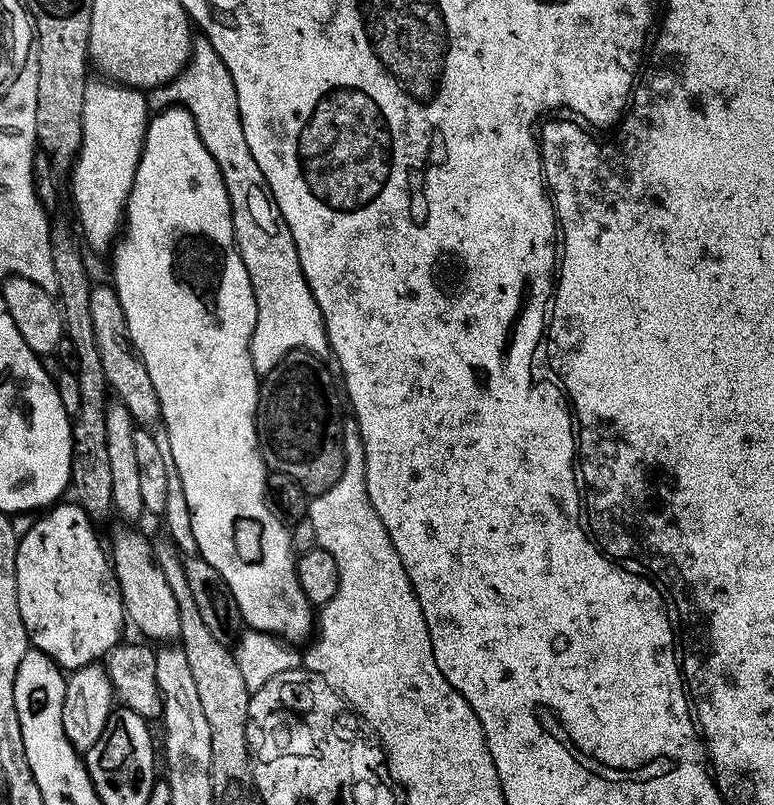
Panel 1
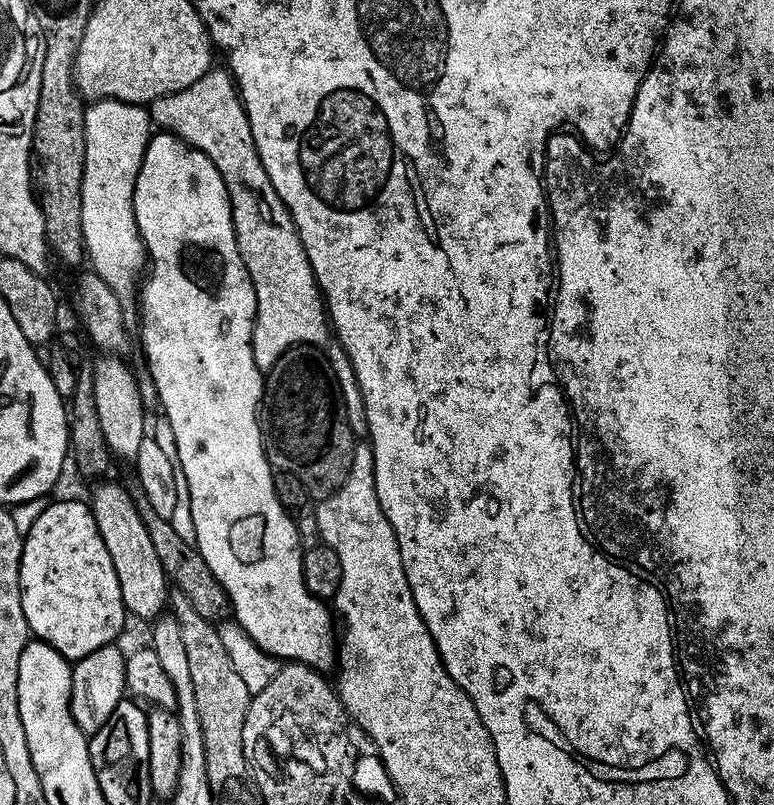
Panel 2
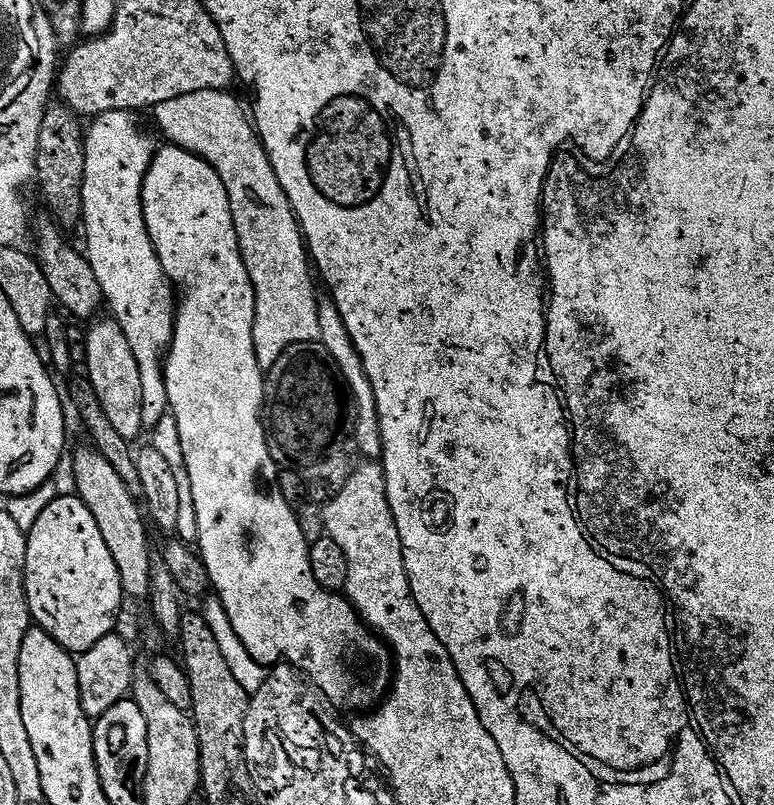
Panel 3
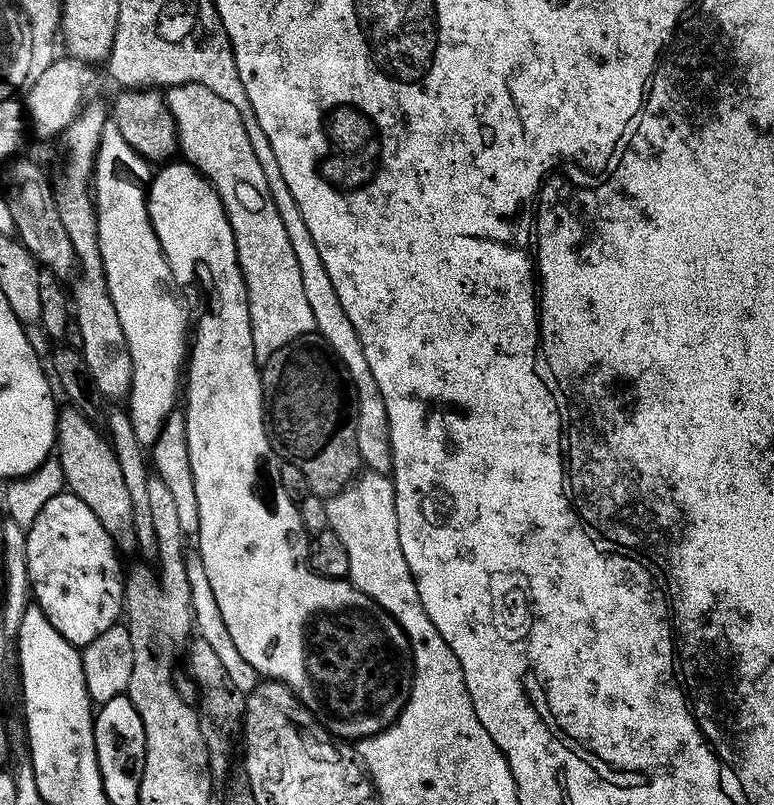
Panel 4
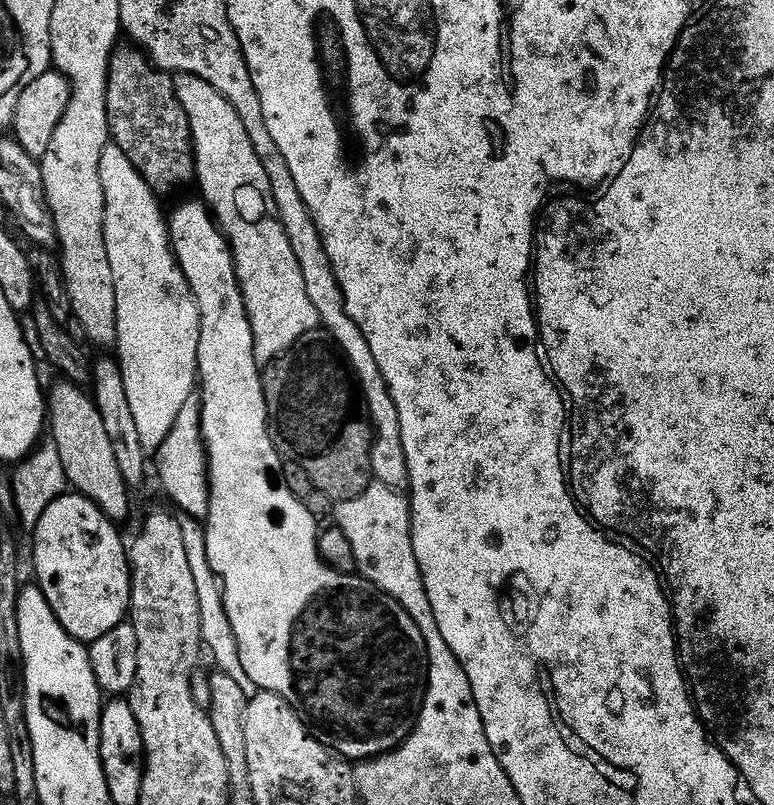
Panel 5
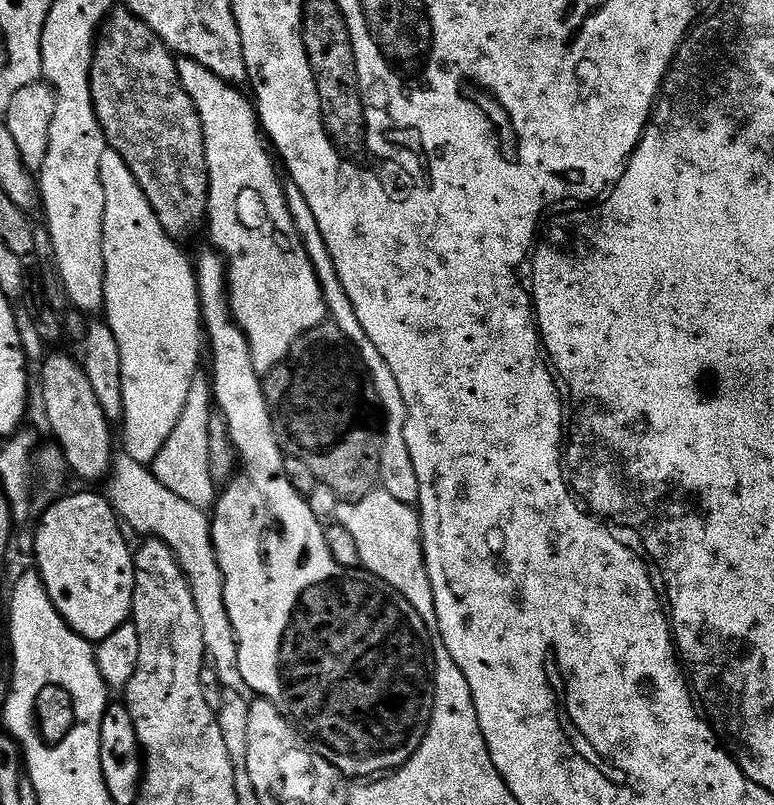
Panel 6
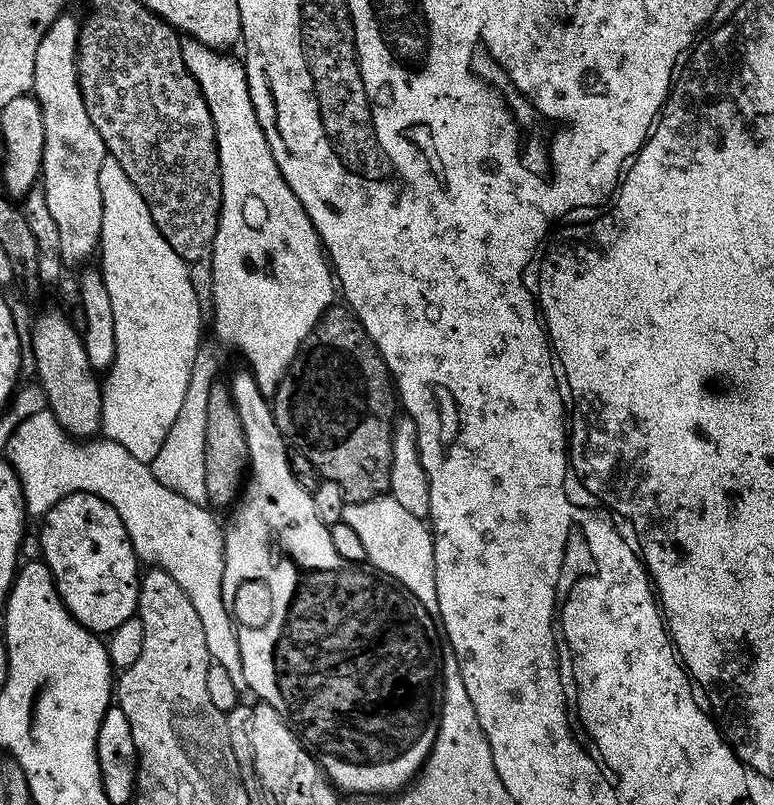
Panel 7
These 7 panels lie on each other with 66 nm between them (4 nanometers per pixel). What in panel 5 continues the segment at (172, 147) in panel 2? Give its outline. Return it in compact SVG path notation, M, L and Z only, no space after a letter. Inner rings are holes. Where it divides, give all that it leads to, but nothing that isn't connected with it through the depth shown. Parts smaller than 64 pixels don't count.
M199 199L188 200L180 204L166 216L168 225L168 238L176 261L184 271L184 277L192 288L192 295L196 298L196 305L200 311L200 333L198 334L198 350L196 351L196 371L198 373L198 393L200 395L200 433L203 436L204 450L207 459L208 486L208 514L203 521L205 536L206 558L213 571L219 577L223 589L226 618L233 627L233 636L237 642L238 657L241 658L242 668L246 670L247 677L257 684L260 690L276 692L287 704L292 705L305 721L310 725L311 731L319 736L321 741L335 755L344 757L349 762L359 762L373 756L381 756L383 752L391 752L397 748L412 732L416 724L416 716L424 701L424 685L428 675L428 655L426 642L422 638L422 630L406 614L406 610L394 598L390 598L381 588L375 588L370 581L356 572L339 572L329 564L324 564L318 554L316 533L318 521L310 514L307 503L300 500L280 481L280 464L282 457L276 451L272 440L268 436L268 415L264 409L264 391L260 389L260 372L256 362L256 355L252 349L252 331L248 315L244 309L244 299L240 293L240 283L236 281L236 267L232 261L232 249L228 247L228 240L220 231L211 211Z

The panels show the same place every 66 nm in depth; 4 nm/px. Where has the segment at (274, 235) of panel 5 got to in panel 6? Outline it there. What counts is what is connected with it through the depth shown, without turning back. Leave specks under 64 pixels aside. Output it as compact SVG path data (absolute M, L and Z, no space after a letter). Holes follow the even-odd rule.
M180 58L177 59L176 69L202 122L208 167L206 232L208 228L208 236L213 244L211 247L222 257L226 269L228 311L232 313L232 319L248 340L248 353L254 370L258 374L267 374L288 353L292 343L303 332L325 319L326 309L318 278L314 274L314 266L310 266L310 258L306 258L306 250L300 244L296 227L290 218L290 210L284 197L284 185L281 177L276 177L276 172L272 169L273 157L258 127L258 117L253 105L249 101L247 104L240 96L220 96L212 101L218 87L216 75L208 72L206 66L198 62Z

